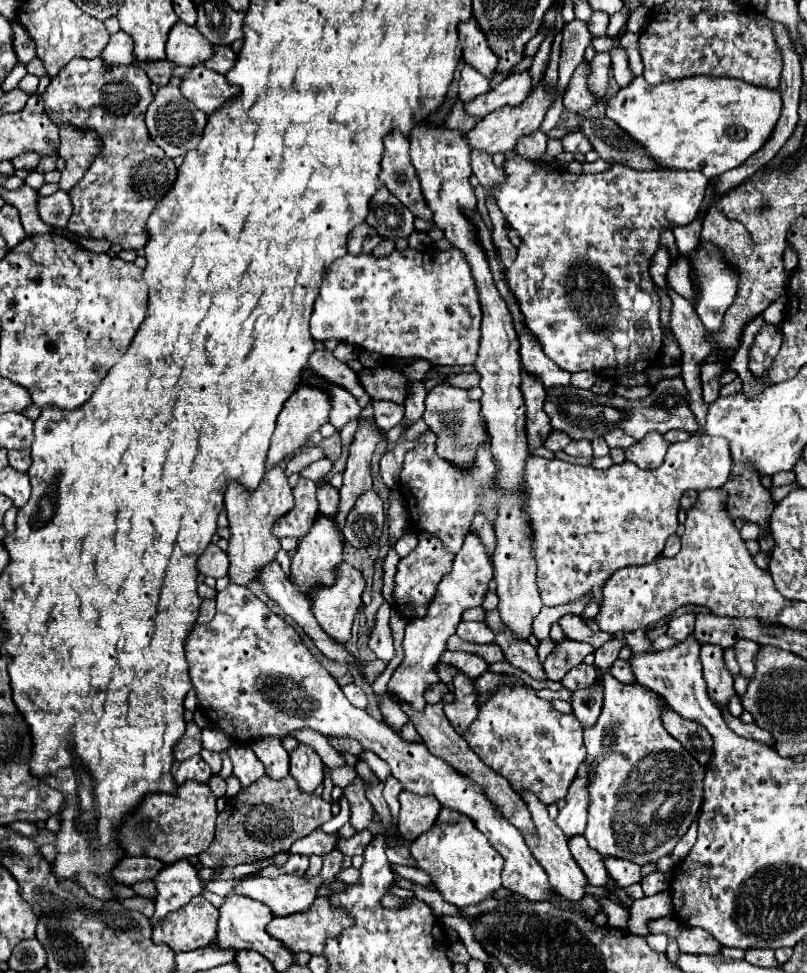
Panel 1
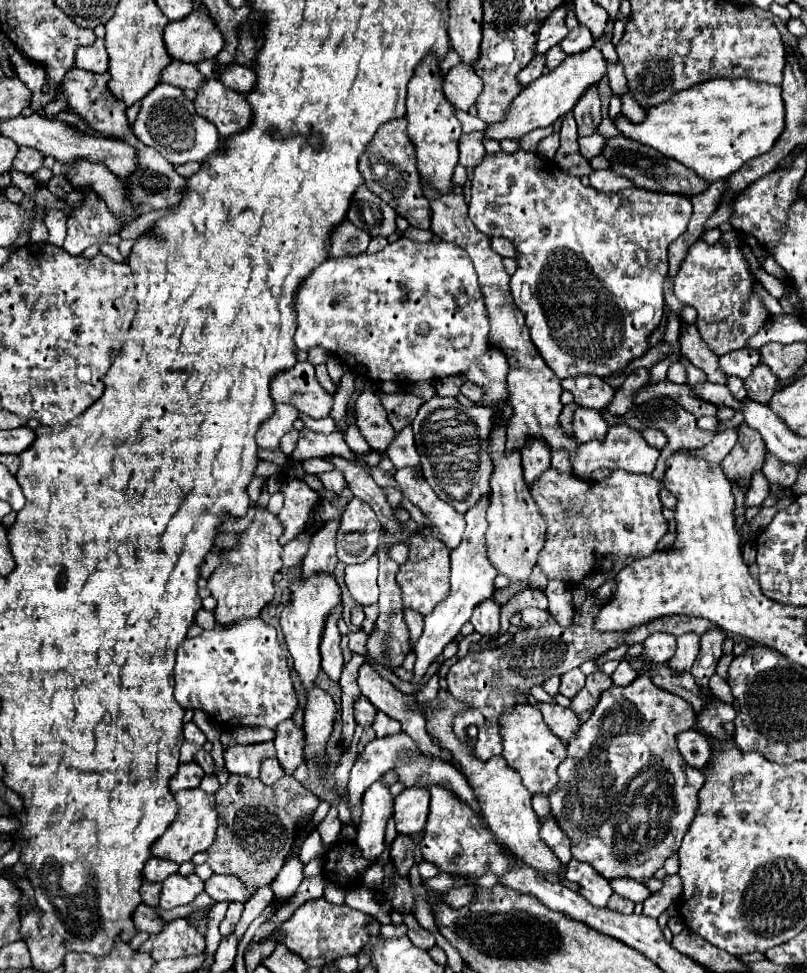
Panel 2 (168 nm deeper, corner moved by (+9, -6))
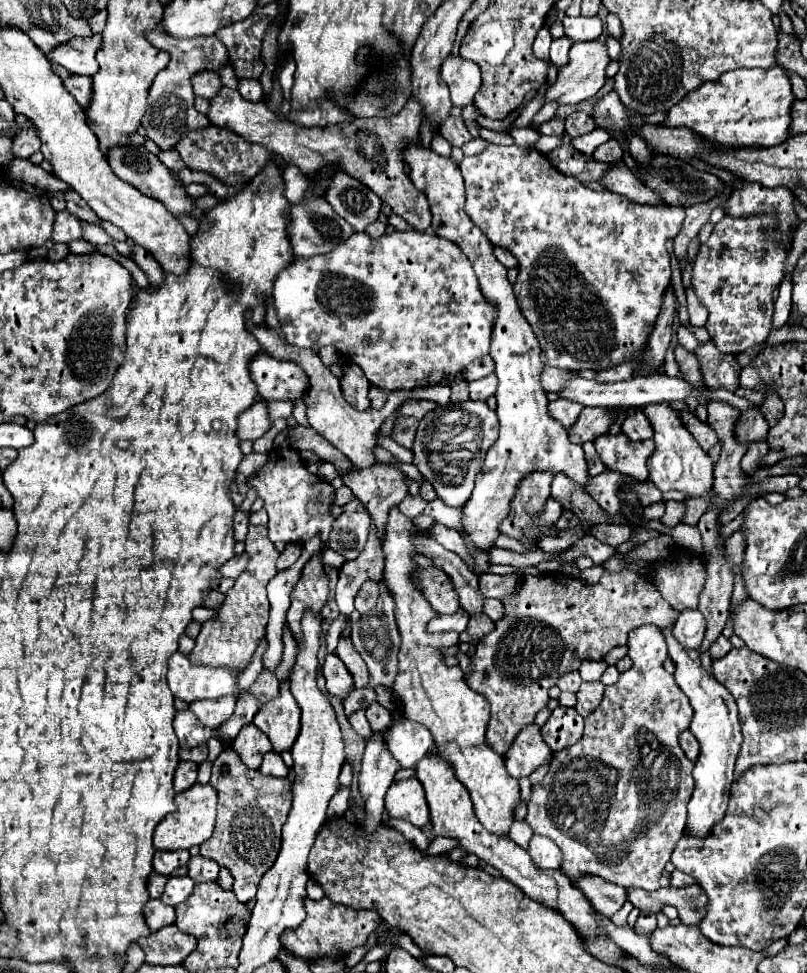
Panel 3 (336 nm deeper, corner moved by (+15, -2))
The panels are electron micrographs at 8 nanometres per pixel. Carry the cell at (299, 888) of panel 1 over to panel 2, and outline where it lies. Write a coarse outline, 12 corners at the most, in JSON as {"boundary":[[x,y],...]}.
{"boundary":[[213,874],[205,892],[215,902],[245,902],[251,890],[235,876]]}

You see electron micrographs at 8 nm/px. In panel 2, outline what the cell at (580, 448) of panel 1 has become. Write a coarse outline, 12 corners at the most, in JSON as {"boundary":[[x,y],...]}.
{"boundary":[[629,426],[579,444],[573,474],[599,468],[651,474],[659,450]]}

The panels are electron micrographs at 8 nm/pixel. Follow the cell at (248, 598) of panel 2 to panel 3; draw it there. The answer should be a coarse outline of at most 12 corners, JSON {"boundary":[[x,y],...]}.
{"boundary":[[249,526],[247,568],[201,624],[193,662],[245,668],[279,552]]}

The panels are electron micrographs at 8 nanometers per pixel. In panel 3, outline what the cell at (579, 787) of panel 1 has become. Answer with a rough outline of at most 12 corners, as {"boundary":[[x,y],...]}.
{"boundary":[[535,834],[529,854],[539,868],[559,868],[561,850]]}

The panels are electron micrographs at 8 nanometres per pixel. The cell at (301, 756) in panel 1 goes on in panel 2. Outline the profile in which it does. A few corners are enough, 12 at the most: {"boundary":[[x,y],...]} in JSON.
{"boundary":[[293,720],[275,728],[275,750],[291,776],[303,762],[305,732]]}

